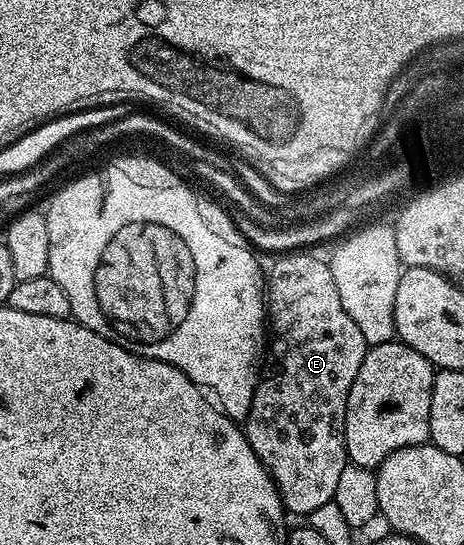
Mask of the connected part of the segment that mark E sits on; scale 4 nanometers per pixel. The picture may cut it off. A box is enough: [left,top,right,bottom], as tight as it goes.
[245,250,369,518]

